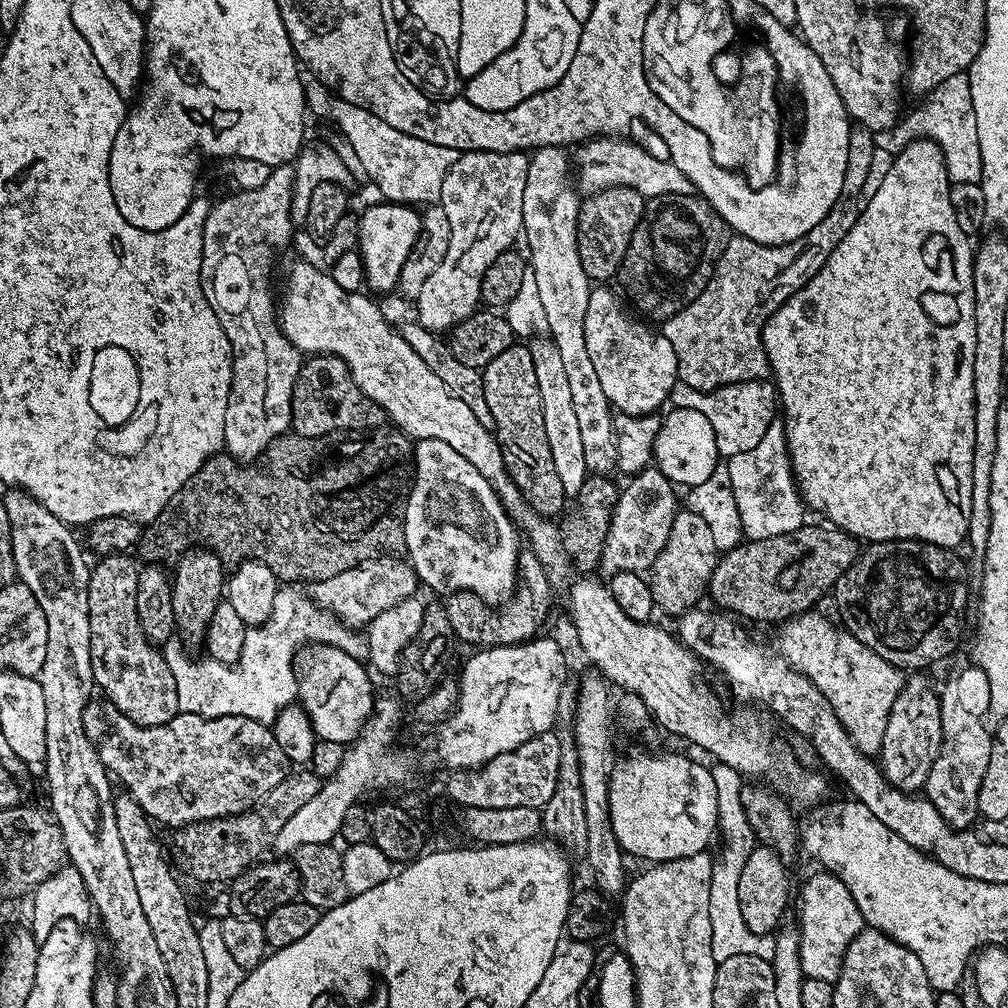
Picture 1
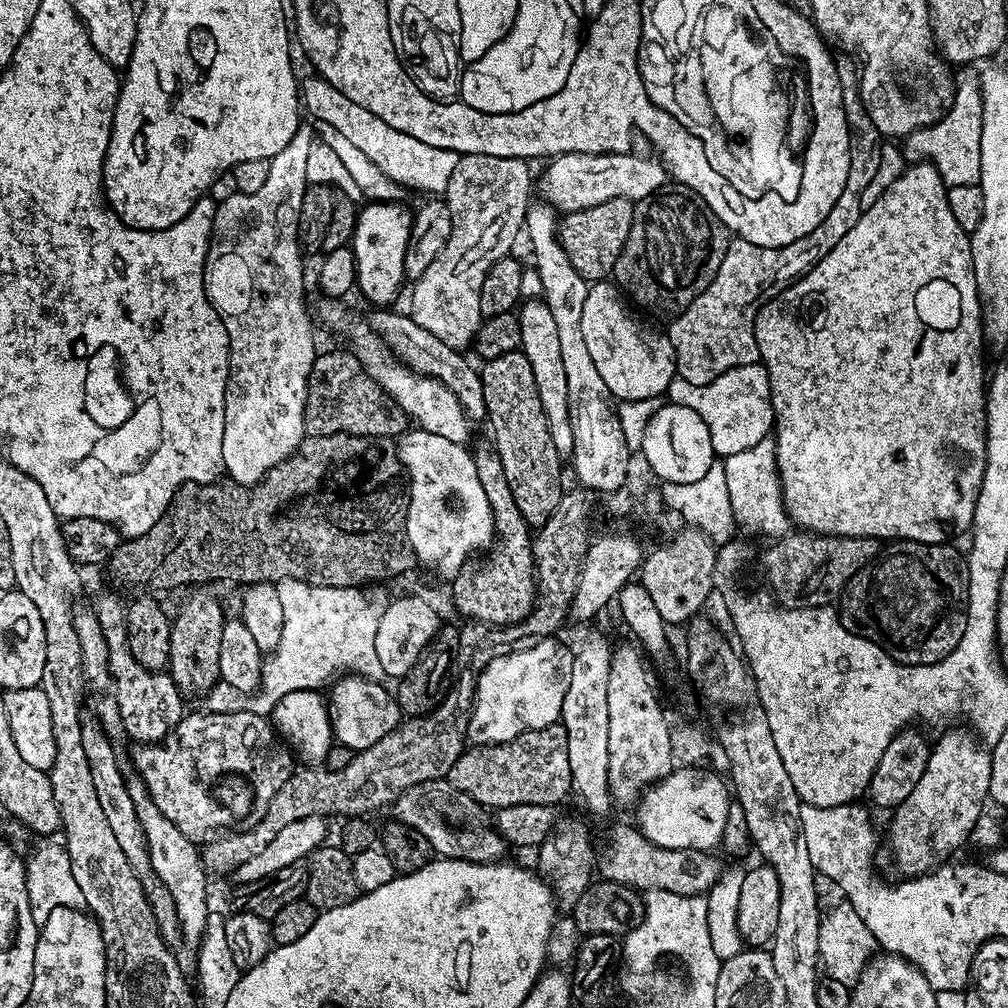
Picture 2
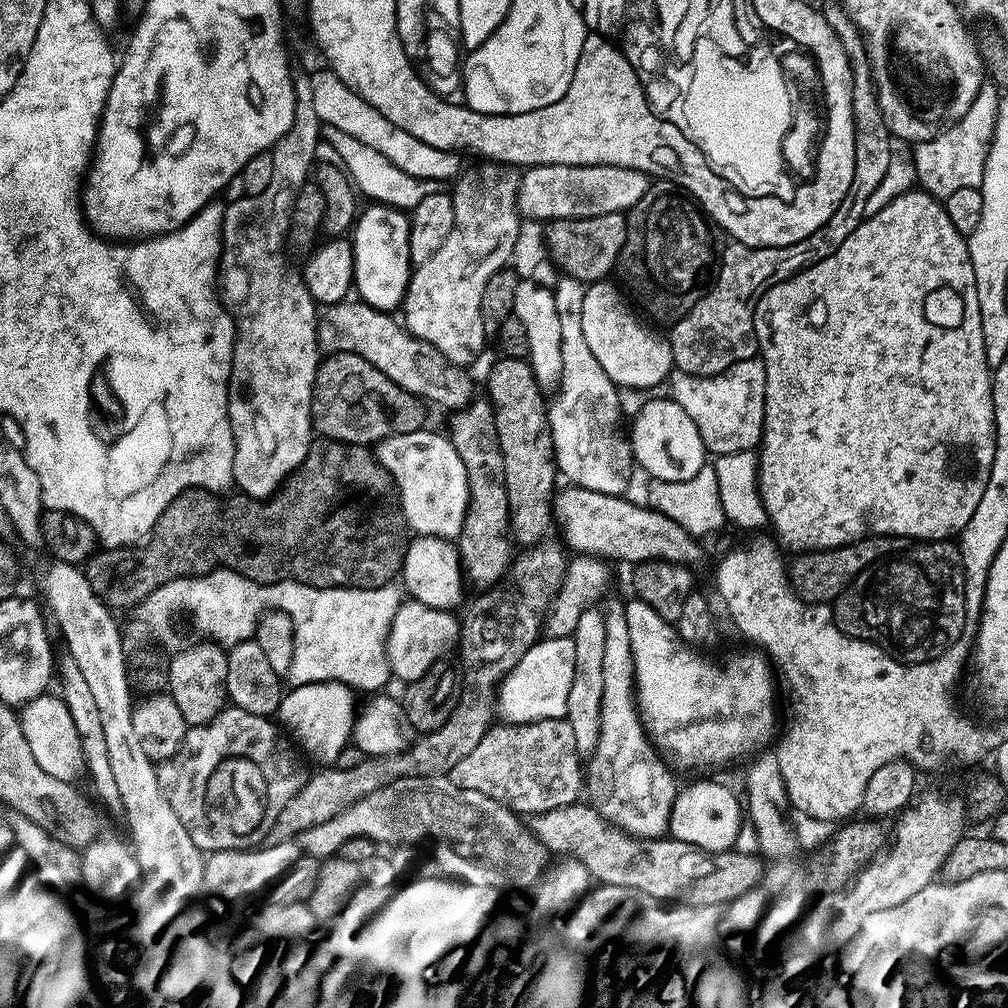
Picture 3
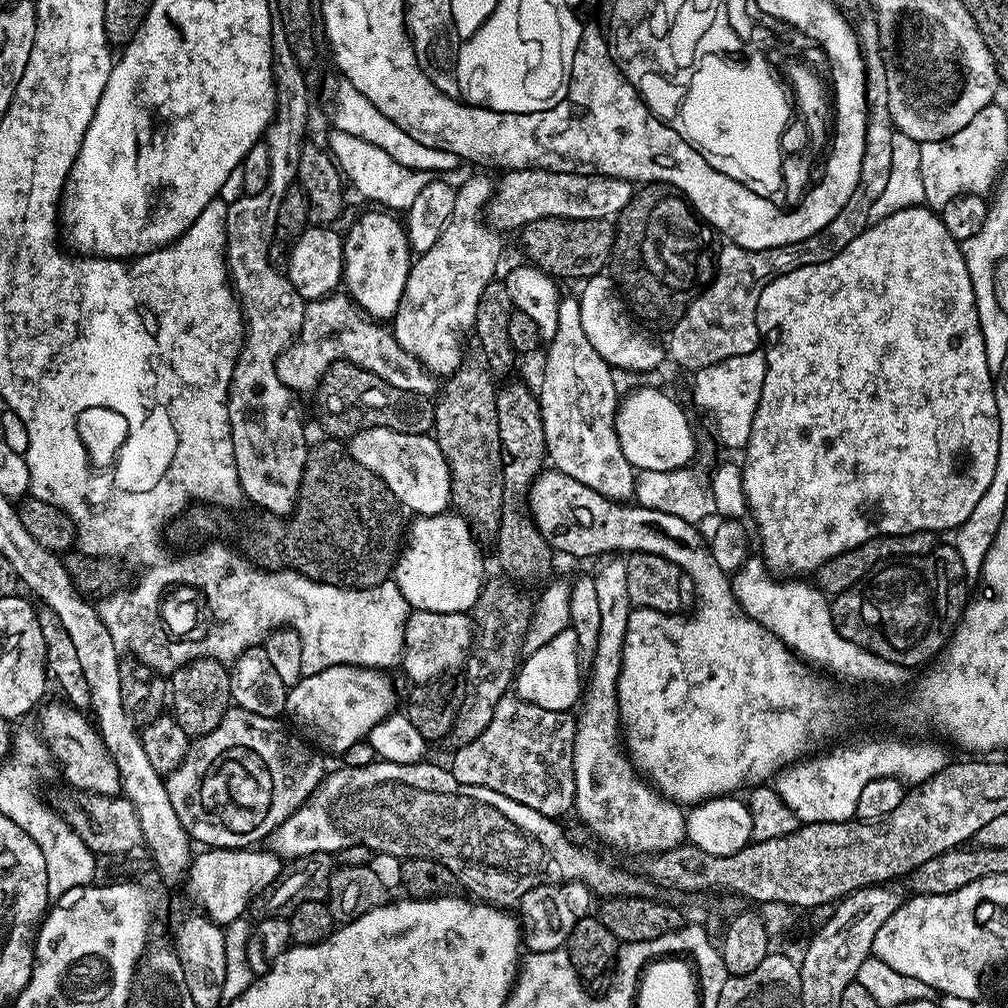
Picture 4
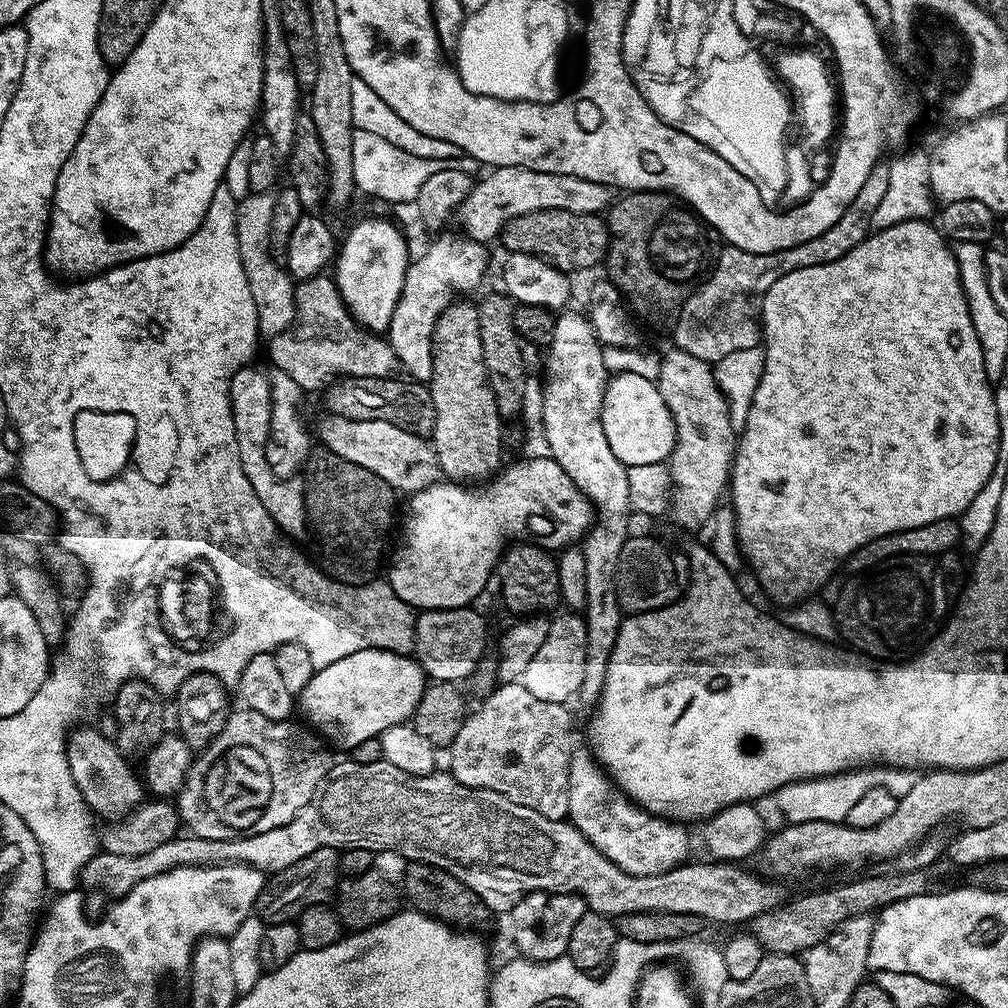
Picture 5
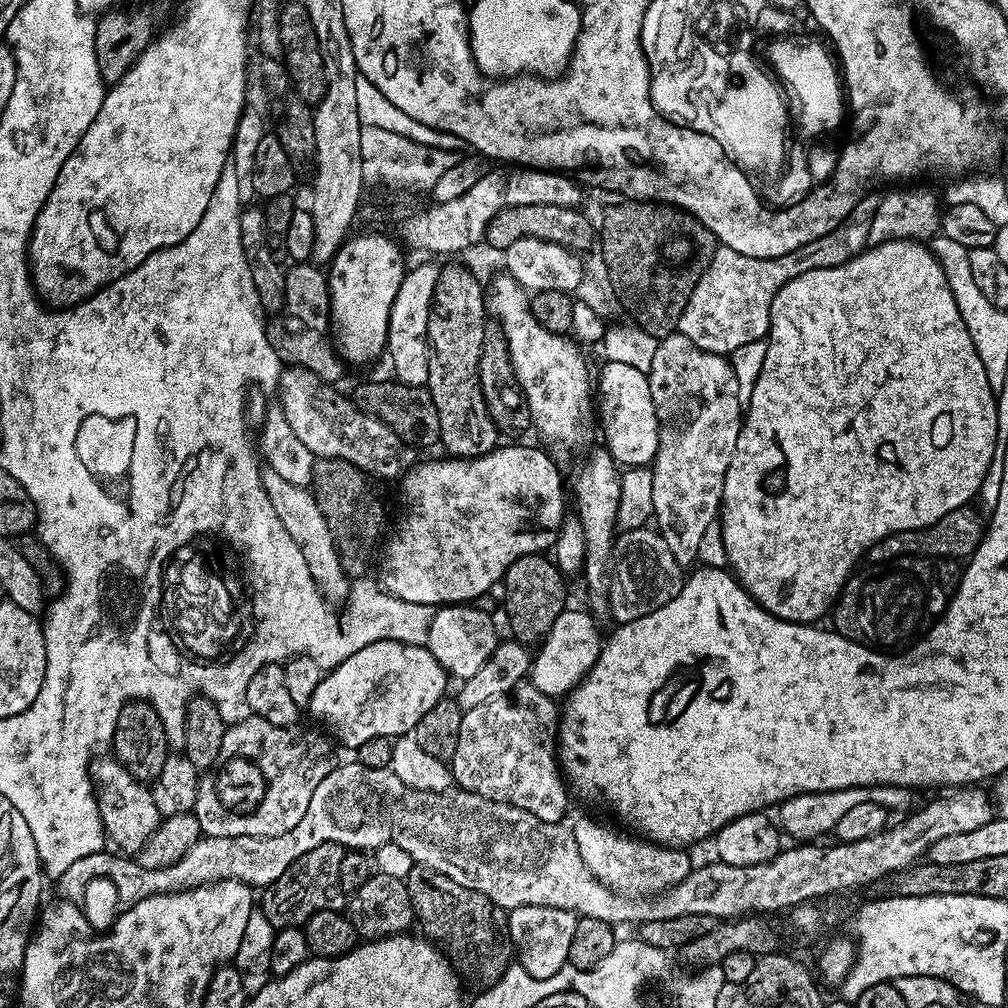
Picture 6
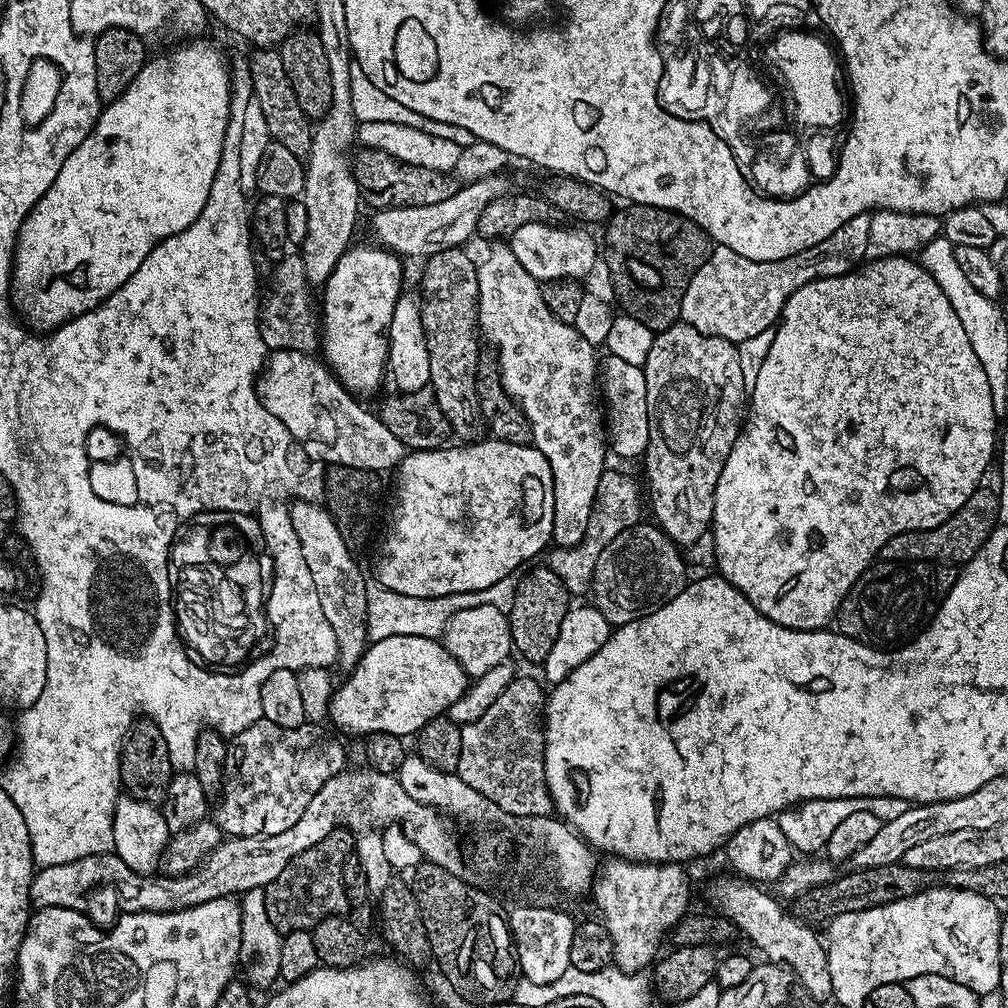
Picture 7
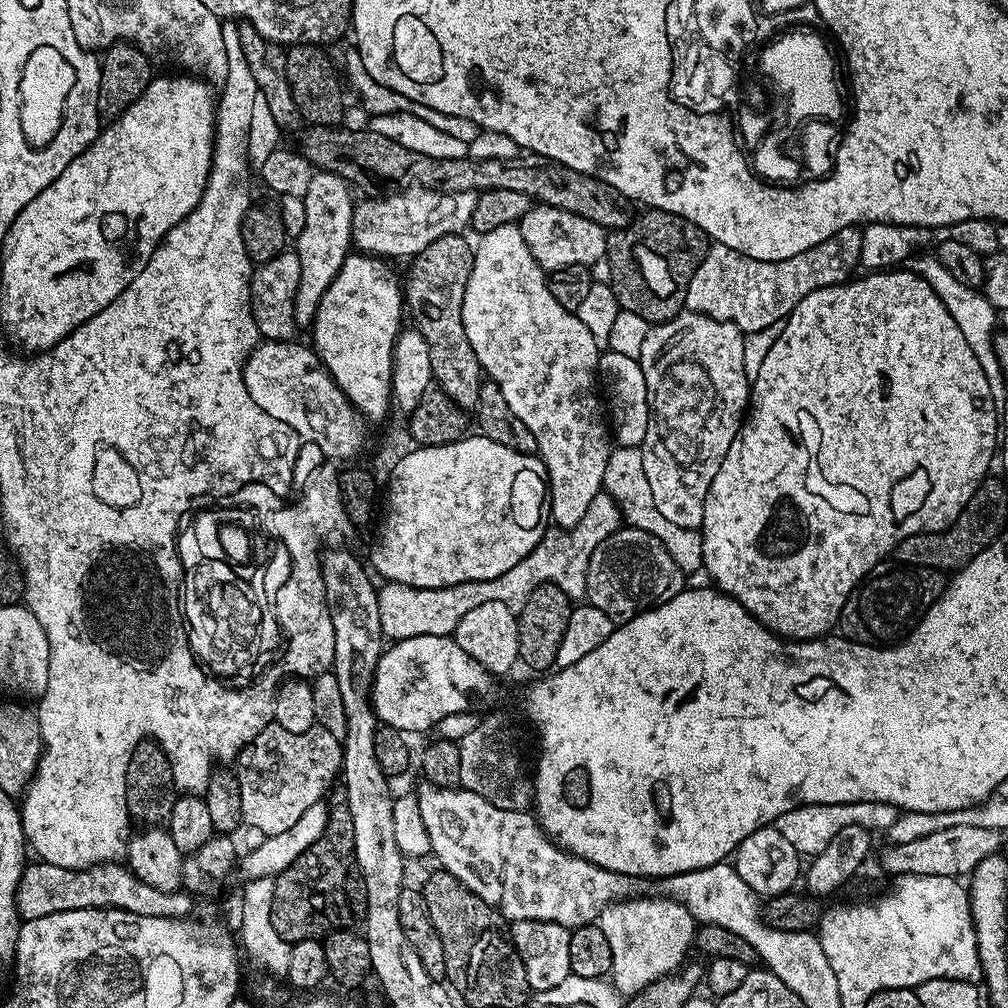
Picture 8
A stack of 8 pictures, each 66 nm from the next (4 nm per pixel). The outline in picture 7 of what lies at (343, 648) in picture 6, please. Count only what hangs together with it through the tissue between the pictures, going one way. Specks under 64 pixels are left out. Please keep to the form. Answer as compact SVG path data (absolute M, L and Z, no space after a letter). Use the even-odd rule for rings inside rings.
M513 577L499 579L496 584L479 591L448 594L438 597L418 597L398 594L381 586L375 580L367 586L367 620L369 639L391 640L401 638L439 639L454 614L480 605L496 606L502 613L513 609L516 580Z

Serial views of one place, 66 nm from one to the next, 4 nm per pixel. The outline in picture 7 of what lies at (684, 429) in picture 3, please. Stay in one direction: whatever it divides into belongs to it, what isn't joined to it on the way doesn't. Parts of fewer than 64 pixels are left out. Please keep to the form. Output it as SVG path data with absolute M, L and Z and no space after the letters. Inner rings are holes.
M608 356L605 361L602 364L602 400L606 405L606 440L611 455L613 452L624 460L643 457L650 438L643 367L623 356Z

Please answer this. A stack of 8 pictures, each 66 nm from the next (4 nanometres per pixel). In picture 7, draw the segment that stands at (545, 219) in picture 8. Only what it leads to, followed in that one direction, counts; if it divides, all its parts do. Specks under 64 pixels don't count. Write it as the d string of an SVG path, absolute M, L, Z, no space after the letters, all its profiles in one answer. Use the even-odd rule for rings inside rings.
M528 222L526 226L521 226L518 230L514 230L514 234L510 238L510 247L514 258L518 258L518 262L522 262L522 270L526 270L526 274L530 274L535 280L547 282L549 280L578 280L583 281L584 276L588 276L592 272L592 267L598 264L598 244L592 241L592 236L580 226L572 226L576 228L556 228L555 223L543 224L542 222Z

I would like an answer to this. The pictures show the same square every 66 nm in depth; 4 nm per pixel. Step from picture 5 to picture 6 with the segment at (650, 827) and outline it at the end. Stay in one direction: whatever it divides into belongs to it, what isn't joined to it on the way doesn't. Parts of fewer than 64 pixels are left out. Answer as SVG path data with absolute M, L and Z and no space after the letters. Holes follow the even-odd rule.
M580 816L571 822L570 829L586 866L597 879L615 892L650 897L655 893L667 892L676 883L682 882L694 869L694 862L687 856L684 848L653 844L647 838L629 834L627 831L619 832L618 829L611 828L600 820L591 820L588 816Z

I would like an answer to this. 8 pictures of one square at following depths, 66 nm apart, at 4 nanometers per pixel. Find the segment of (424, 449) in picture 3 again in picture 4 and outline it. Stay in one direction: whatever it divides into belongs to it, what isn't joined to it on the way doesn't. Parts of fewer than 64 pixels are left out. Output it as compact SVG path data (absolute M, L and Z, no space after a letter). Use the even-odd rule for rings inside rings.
M363 428L347 441L348 453L366 470L378 474L401 505L416 516L436 516L452 504L452 471L435 435L406 434L389 428Z

